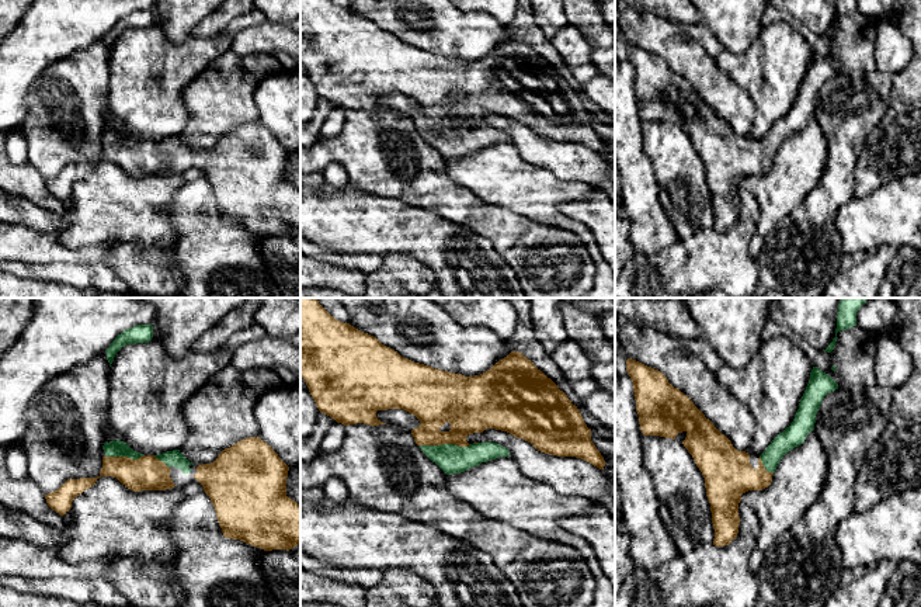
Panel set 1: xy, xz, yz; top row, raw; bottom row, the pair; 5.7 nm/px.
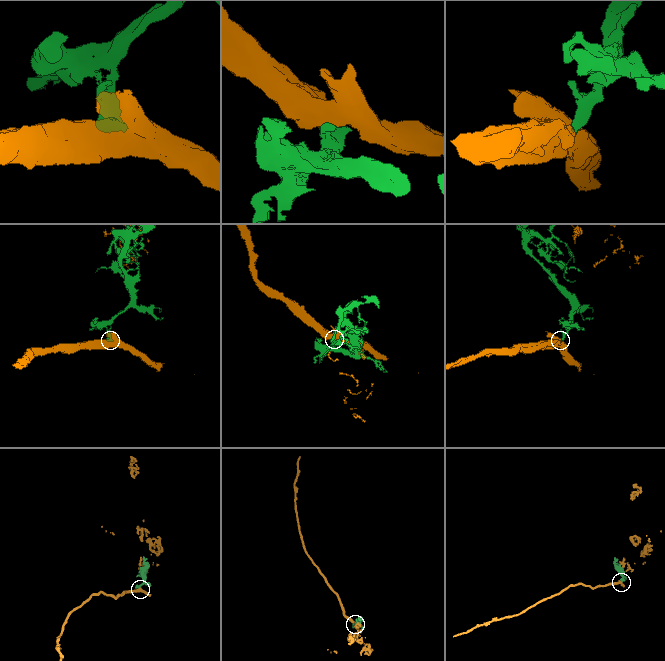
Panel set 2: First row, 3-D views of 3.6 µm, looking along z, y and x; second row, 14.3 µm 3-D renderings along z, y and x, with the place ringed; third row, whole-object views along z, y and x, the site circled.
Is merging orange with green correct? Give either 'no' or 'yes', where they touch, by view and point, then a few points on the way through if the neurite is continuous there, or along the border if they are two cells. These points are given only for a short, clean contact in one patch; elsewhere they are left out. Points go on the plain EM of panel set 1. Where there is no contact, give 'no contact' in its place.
yes; contact xz (445, 128); way xz (469, 92), (461, 113), (445, 128), (451, 136), (451, 144)

